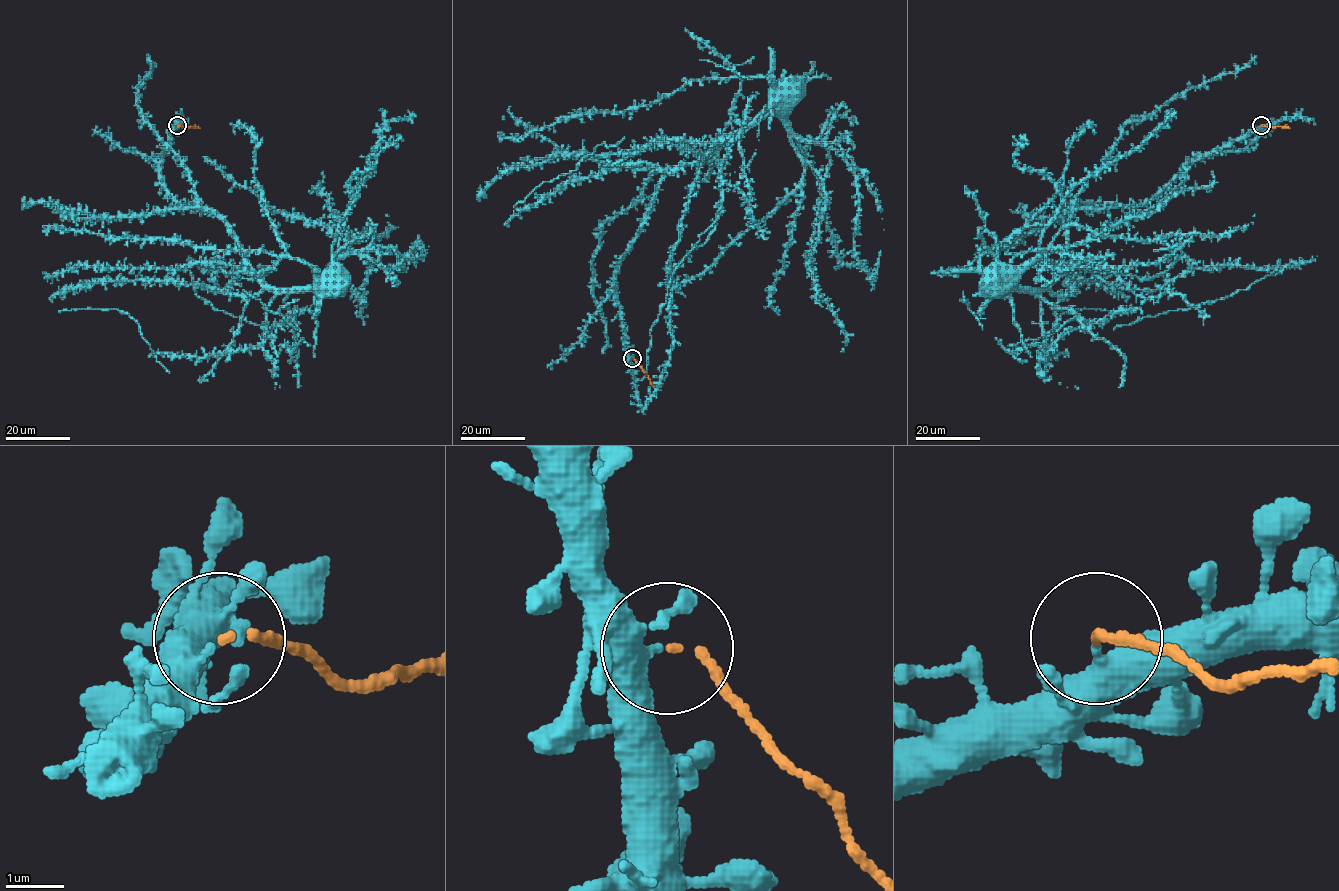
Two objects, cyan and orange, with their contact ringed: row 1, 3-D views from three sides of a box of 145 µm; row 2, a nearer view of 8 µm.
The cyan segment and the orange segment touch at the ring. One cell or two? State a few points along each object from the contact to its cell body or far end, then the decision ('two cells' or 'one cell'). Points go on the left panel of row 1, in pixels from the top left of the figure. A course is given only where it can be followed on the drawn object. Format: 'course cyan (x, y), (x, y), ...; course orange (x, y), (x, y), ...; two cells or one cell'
course cyan (177, 126), (160, 161), (164, 187), (182, 205), (211, 209), (270, 287), (300, 288), (318, 278), (323, 284); course orange (177, 125), (200, 128); two cells

